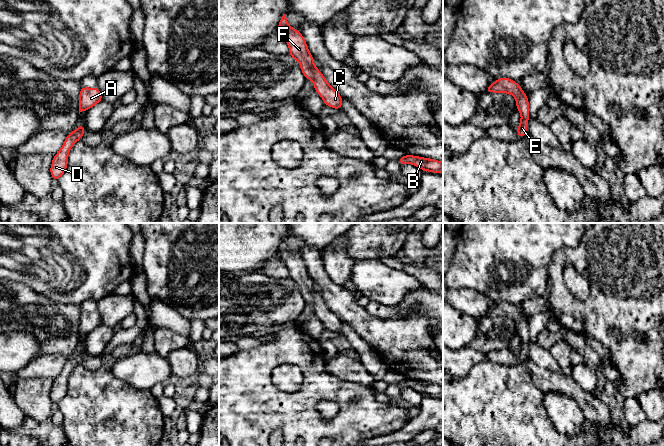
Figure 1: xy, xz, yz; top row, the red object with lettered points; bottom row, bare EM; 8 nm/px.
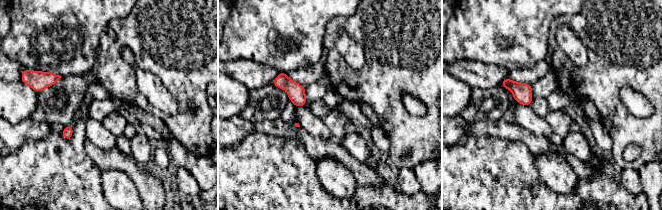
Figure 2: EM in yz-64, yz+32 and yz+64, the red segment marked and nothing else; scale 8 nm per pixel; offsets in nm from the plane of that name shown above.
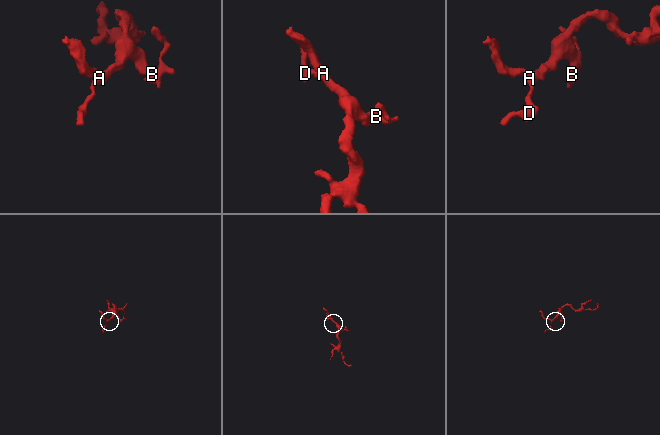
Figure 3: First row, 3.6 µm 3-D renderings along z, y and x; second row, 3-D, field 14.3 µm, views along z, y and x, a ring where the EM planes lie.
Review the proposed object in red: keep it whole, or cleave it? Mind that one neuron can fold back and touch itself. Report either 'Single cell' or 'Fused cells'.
Single cell

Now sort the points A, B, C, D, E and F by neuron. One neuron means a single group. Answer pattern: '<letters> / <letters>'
A B C D E F

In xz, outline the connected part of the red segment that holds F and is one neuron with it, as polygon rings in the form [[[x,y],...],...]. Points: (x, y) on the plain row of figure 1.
[[[285,238],[278,248],[279,255],[289,270],[290,281],[298,284],[305,303],[313,305],[315,315],[321,320],[325,329],[342,334],[342,320],[330,310],[319,293],[314,290],[314,282],[309,277],[301,256],[289,250]]]

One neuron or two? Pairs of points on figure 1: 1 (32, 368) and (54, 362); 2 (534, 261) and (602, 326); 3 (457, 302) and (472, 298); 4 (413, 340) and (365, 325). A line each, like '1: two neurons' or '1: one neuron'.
1: one neuron
2: two neurons
3: one neuron
4: one neuron

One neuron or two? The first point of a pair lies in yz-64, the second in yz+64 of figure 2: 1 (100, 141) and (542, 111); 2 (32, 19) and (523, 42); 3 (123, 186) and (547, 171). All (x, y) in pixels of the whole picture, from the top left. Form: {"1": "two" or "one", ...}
{"1": "two", "2": "one", "3": "one"}

